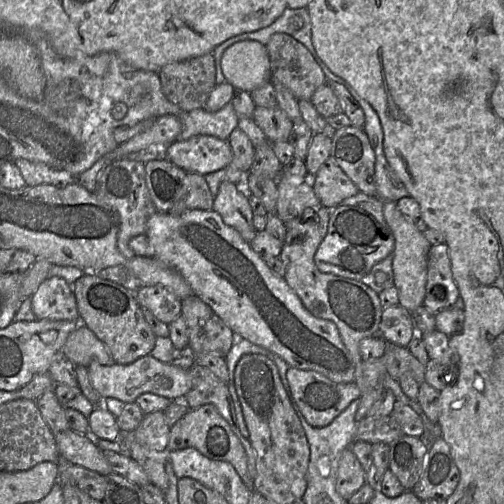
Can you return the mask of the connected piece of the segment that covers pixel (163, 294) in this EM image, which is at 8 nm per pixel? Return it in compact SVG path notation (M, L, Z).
M162 285L141 287L136 292L136 299L142 308L148 309L157 319L166 324L169 324L181 314L182 300Z

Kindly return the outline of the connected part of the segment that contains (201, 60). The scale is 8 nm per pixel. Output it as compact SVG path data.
M212 53L166 64L158 73L163 93L183 111L204 108L216 86Z

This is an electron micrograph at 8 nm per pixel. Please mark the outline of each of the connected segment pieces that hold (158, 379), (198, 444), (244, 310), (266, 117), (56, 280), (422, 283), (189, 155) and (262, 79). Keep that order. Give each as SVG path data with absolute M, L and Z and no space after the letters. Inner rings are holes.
M151 355L140 357L126 365L112 364L110 366L91 363L87 367L88 376L93 388L102 400L115 398L123 403L134 403L141 394L152 393L170 399L183 400L192 388L192 376L189 369L183 369L171 363L164 363Z
M205 404L190 409L182 418L170 427L168 451L195 448L206 457L229 462L242 481L253 491L253 478L247 470L247 456L239 439L233 433L228 422L221 416L213 404Z
M187 209L181 215L174 216L169 213L157 211L148 219L145 235L148 237L149 243L154 249L154 257L179 272L190 285L193 295L199 297L203 302L208 304L214 313L219 316L236 335L278 355L289 365L289 367L316 371L336 383L354 382L356 364L353 361L352 355L345 347L336 324L331 320L317 318L311 314L305 308L298 295L289 287L286 280L275 274L268 267L267 263L252 249L251 244L244 240L236 229L224 223L219 213L212 209Z
M256 106L253 118L272 144L289 141L293 129L293 121L279 107Z
M53 276L45 279L31 296L31 307L37 320L79 319L72 286L61 277Z
M386 201L383 206L385 222L395 239L392 262L393 283L398 290L399 305L411 314L423 305L426 292L428 252L431 244L397 208L396 202Z
M197 135L187 140L177 140L166 150L166 159L186 172L203 176L224 169L233 161L228 140L210 135Z
M255 40L235 42L223 53L222 73L236 90L251 93L270 81L270 60L265 45Z

